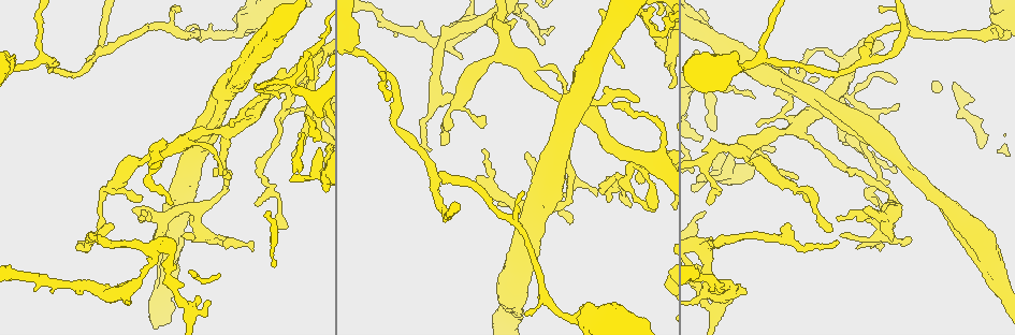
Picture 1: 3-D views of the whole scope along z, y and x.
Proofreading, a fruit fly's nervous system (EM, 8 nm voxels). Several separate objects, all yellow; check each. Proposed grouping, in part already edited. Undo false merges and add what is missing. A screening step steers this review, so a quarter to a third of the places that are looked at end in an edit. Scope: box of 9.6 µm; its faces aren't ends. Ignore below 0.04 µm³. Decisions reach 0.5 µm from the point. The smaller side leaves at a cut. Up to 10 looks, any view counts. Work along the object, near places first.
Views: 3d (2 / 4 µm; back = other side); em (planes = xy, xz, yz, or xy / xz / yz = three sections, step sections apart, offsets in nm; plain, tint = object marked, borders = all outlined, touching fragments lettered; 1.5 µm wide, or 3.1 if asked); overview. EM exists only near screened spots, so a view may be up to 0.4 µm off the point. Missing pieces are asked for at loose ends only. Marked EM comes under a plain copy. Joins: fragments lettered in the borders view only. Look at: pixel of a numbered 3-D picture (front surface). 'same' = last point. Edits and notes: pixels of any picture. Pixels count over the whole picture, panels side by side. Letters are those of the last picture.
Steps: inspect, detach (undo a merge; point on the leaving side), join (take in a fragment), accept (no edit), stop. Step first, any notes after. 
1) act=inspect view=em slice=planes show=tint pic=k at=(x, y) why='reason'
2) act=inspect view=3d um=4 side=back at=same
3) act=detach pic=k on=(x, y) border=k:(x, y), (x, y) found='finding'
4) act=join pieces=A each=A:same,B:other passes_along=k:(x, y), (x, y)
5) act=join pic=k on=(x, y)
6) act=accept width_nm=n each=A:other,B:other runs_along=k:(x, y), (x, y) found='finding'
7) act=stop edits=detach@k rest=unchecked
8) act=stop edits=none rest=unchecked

act=inspect view=3d um=2 pic=1 at=(317, 64) why='side arm on a straight run'

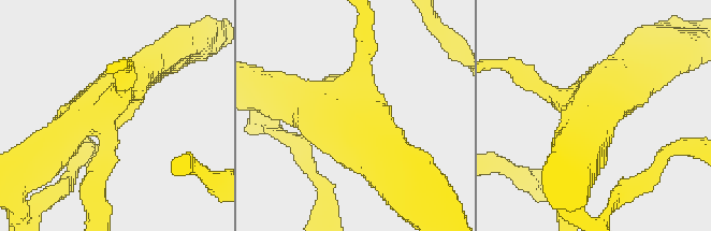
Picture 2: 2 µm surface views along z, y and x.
act=inspect view=em slice=planes show=borders pic=2 at=(101, 116)

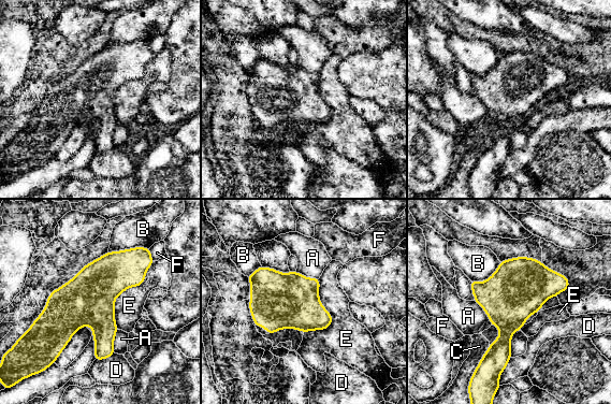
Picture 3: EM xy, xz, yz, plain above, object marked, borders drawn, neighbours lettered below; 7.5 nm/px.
act=accept each=A:other,B:other,C:other,D:other,E:other,F:other border=3:(154, 261), (116, 298), (117, 329) found='all the same neuron'

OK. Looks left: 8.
act=inspect view=3d um=4 pic=1 at=(258, 174) why='sharp bend'

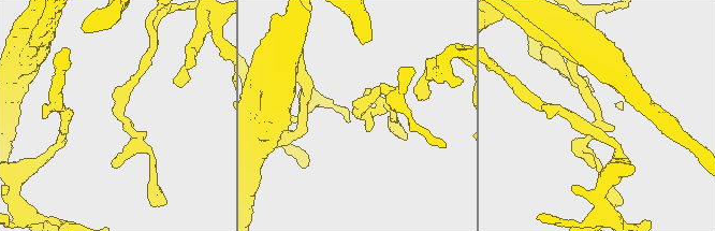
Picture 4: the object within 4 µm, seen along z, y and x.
act=inspect view=em slice=planes show=borders pic=4 at=(359, 115)

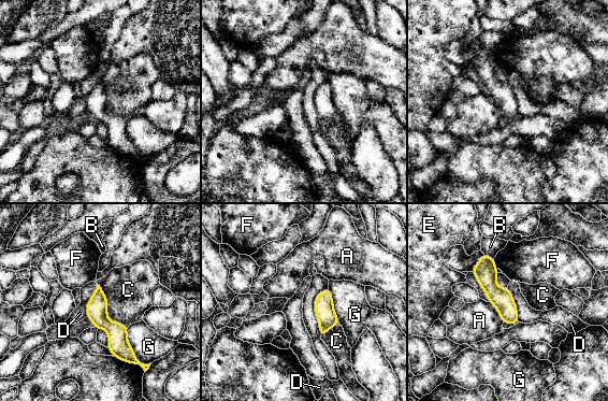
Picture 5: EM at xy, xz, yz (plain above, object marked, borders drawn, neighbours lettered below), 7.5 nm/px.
act=accept width_nm=160 each=A:other,B:other,C:other,D:other,E:other,F:other,G:other border=5:(97, 283), (107, 317), (127, 328) found='all the same neuron'

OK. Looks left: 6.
act=inspect view=em slice=planes show=borders pic=1 at=(990, 256) why='calibre changes'

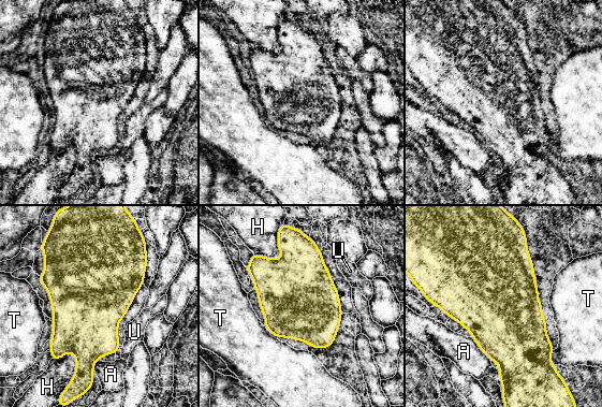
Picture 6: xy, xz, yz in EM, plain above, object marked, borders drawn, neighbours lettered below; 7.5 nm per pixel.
act=accept each=A:other,H:other,T:other,U:other found='all the same neuron'

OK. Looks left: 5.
act=inspect view=em slice=xy step=8 show=tint pic=1 at=(747, 292) why='an open end'

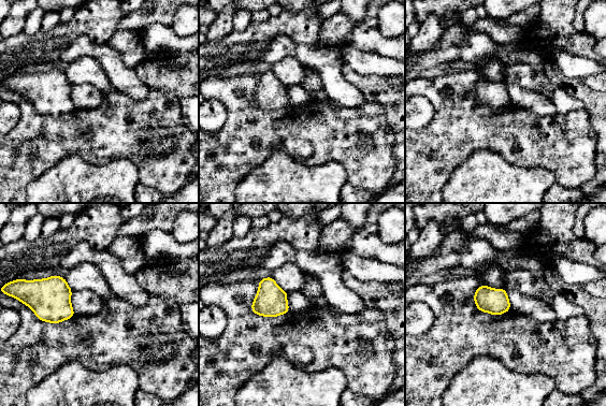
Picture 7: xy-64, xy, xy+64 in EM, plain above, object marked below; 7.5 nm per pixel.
act=inspect view=em slice=planes show=borders at=same why='another direction'

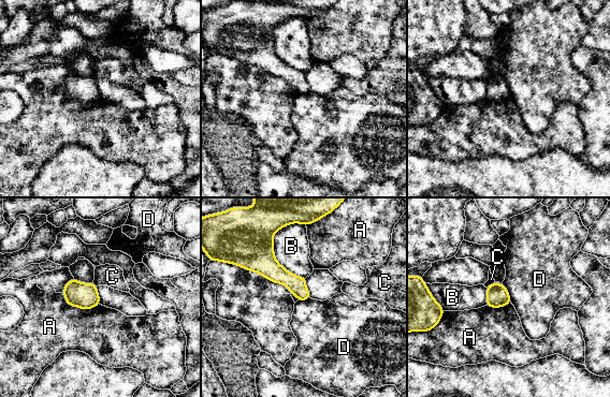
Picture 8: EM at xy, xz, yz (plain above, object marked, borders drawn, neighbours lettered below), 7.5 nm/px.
act=accept each=A:other,B:other,C:other,D:other border=8:(502, 283), (506, 288), (511, 302) found='no lettered fragment goes on from it'

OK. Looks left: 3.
act=stop edits=none rest=unchecked

